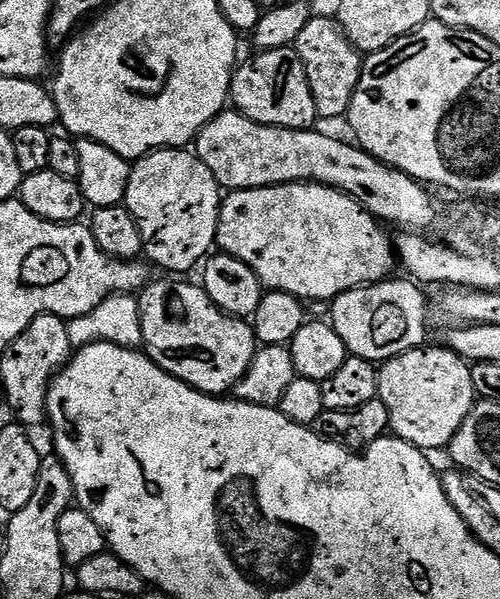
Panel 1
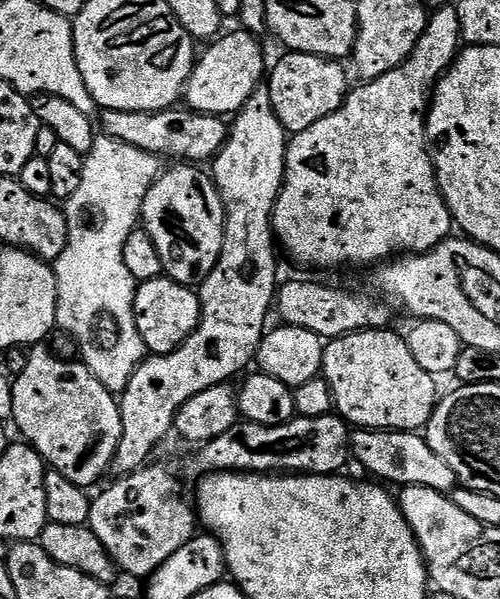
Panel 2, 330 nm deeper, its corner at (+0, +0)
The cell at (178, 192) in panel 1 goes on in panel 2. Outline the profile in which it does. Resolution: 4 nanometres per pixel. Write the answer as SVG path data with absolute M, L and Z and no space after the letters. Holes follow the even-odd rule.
M184 162L161 171L159 178L150 186L144 199L142 227L154 238L154 246L158 246L158 254L162 257L164 276L169 280L189 286L199 285L204 281L220 261L220 251L224 241L224 207L218 194L216 184L207 171L199 172L199 167Z

